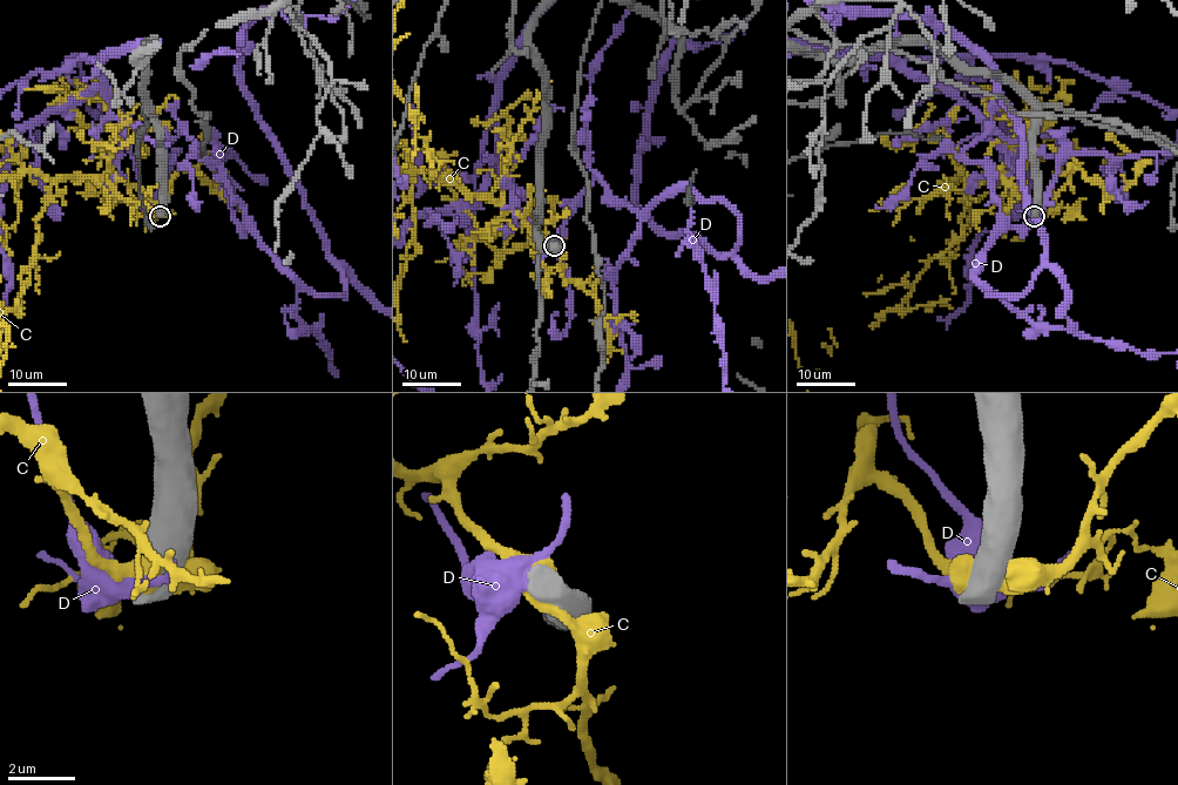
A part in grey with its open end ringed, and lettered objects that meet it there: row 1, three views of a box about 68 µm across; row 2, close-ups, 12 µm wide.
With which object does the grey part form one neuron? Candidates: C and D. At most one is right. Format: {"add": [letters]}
{"add": []}

